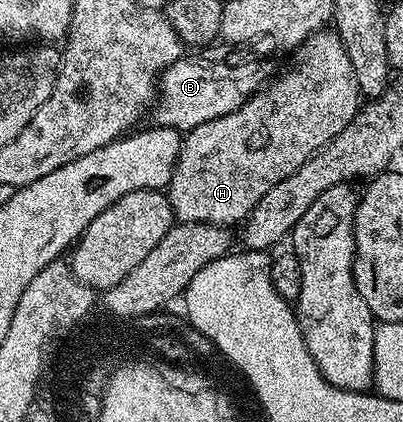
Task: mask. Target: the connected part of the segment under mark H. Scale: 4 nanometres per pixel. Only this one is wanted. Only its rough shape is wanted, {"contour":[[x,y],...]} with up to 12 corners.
{"contour":[[334,29],[182,135],[179,222],[238,227],[361,109]]}

